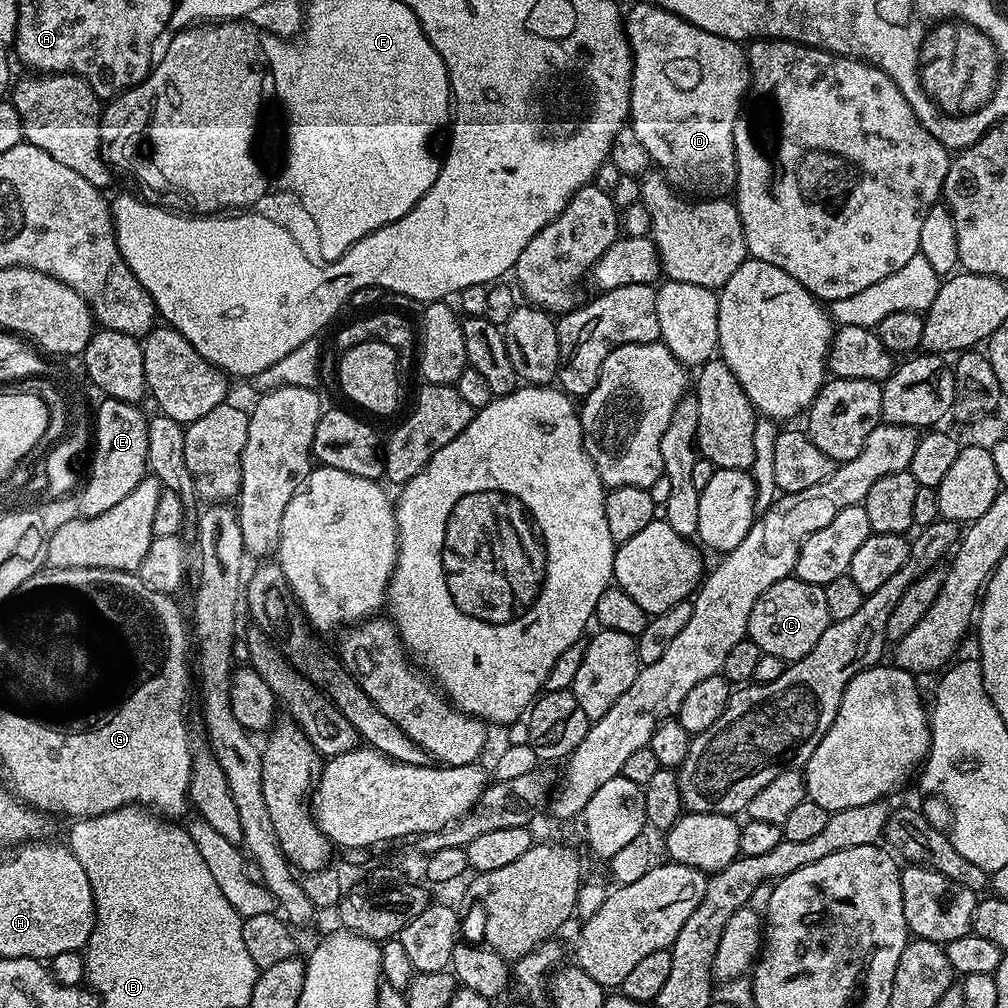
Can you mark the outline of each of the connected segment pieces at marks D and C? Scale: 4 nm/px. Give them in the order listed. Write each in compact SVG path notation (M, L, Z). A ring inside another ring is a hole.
M650 2L627 9L624 32L632 48L632 93L630 126L651 154L664 179L684 194L697 192L700 198L724 198L736 186L736 147L734 130L742 115L744 95L750 92L748 57L735 40L710 34Z
M790 575L785 580L774 582L774 586L754 602L754 610L750 610L748 619L747 639L754 641L763 655L782 658L786 662L801 660L814 650L818 638L826 634L832 621L823 587Z

